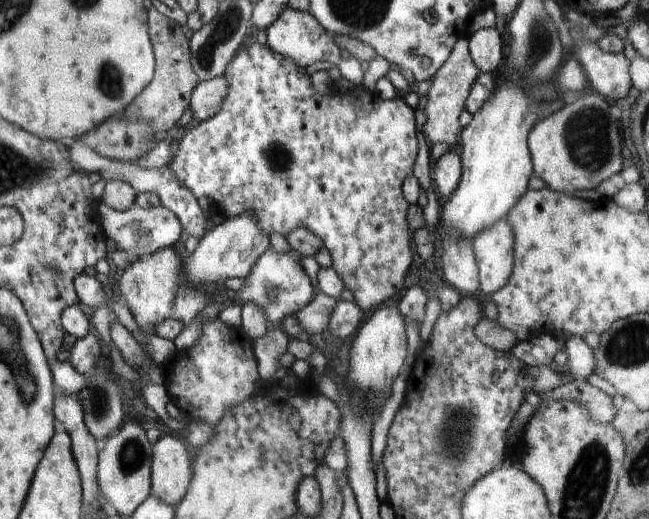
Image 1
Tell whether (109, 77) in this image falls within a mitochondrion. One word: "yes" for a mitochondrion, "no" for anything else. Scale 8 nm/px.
yes

